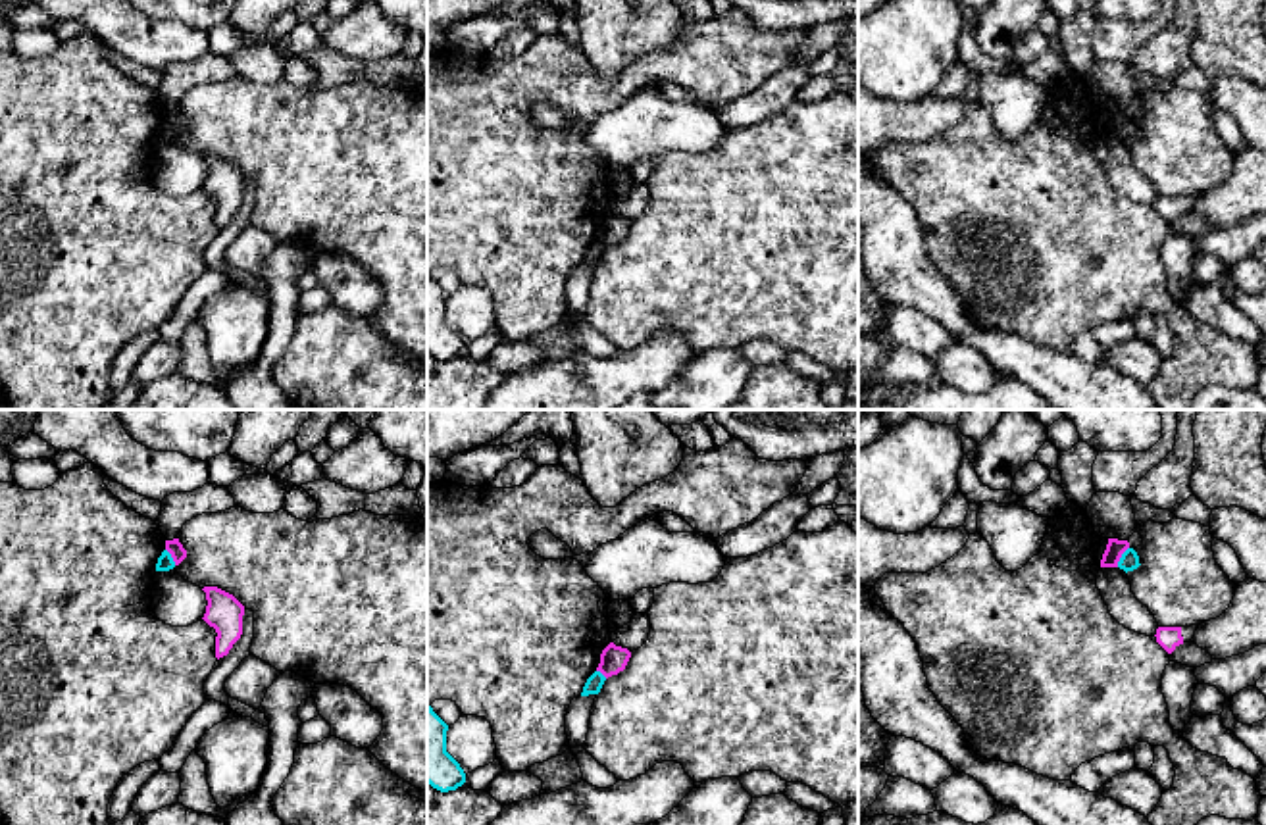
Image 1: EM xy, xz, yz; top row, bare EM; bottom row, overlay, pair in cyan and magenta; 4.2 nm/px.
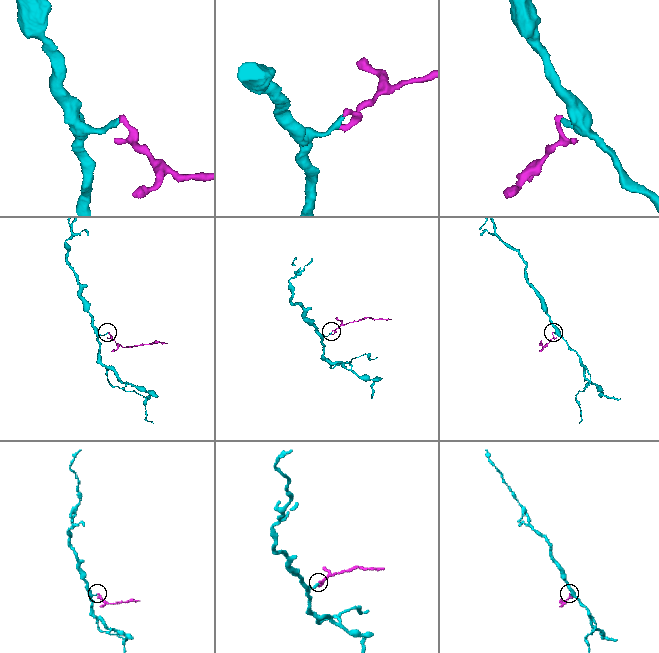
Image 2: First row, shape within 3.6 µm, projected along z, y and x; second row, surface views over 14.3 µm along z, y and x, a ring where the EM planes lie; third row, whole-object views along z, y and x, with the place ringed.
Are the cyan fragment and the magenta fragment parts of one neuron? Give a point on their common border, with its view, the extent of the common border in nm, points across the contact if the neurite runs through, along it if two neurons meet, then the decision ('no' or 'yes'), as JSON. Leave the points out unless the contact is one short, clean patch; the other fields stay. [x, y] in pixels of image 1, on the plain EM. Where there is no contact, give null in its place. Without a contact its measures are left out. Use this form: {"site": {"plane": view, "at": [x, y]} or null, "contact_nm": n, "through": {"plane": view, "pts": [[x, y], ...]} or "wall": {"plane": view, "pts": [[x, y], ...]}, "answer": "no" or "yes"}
{"site": {"plane": "yz", "at": [1122, 125]}, "contact_nm": 100, "wall": {"plane": "yz", "pts": [[1128, 116], [1116, 135]]}, "answer": "no"}

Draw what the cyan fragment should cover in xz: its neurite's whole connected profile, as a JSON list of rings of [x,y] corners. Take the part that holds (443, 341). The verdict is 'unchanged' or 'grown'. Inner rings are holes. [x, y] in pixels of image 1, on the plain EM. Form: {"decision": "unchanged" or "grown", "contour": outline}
{"decision": "unchanged", "contour": [[[427,275],[427,352],[441,360],[456,360],[466,352],[460,333],[446,321],[448,294]]]}

